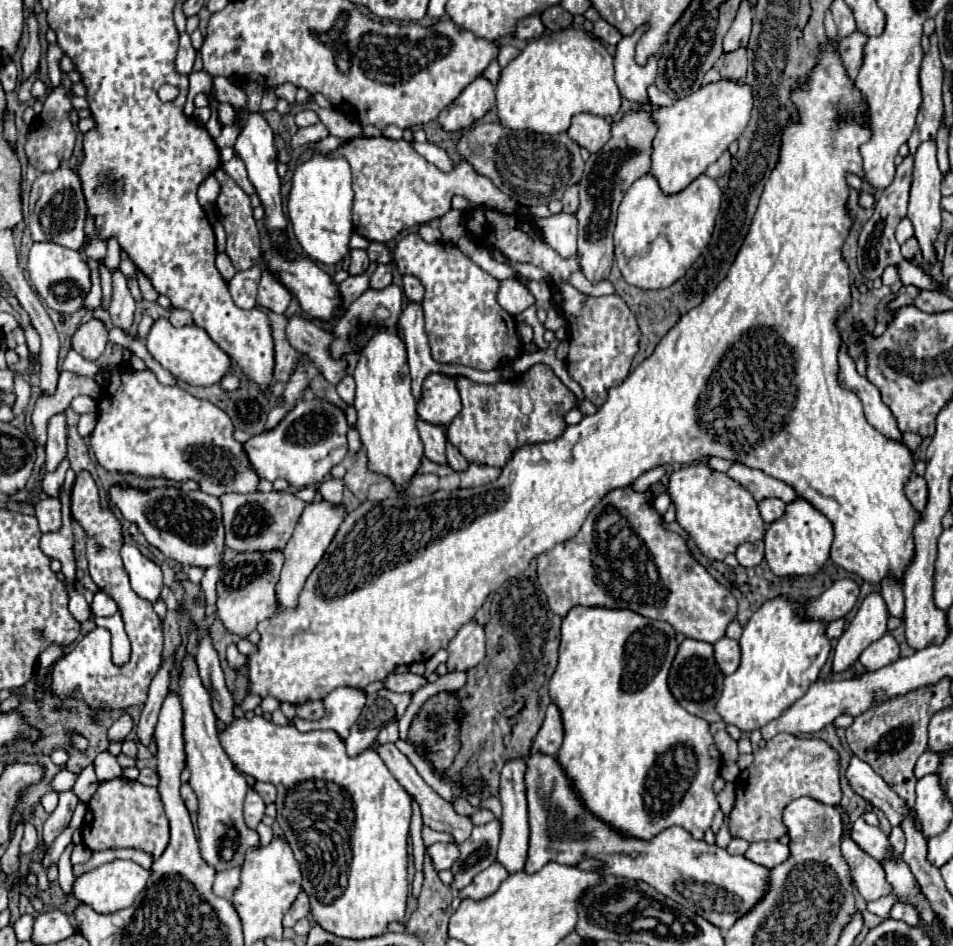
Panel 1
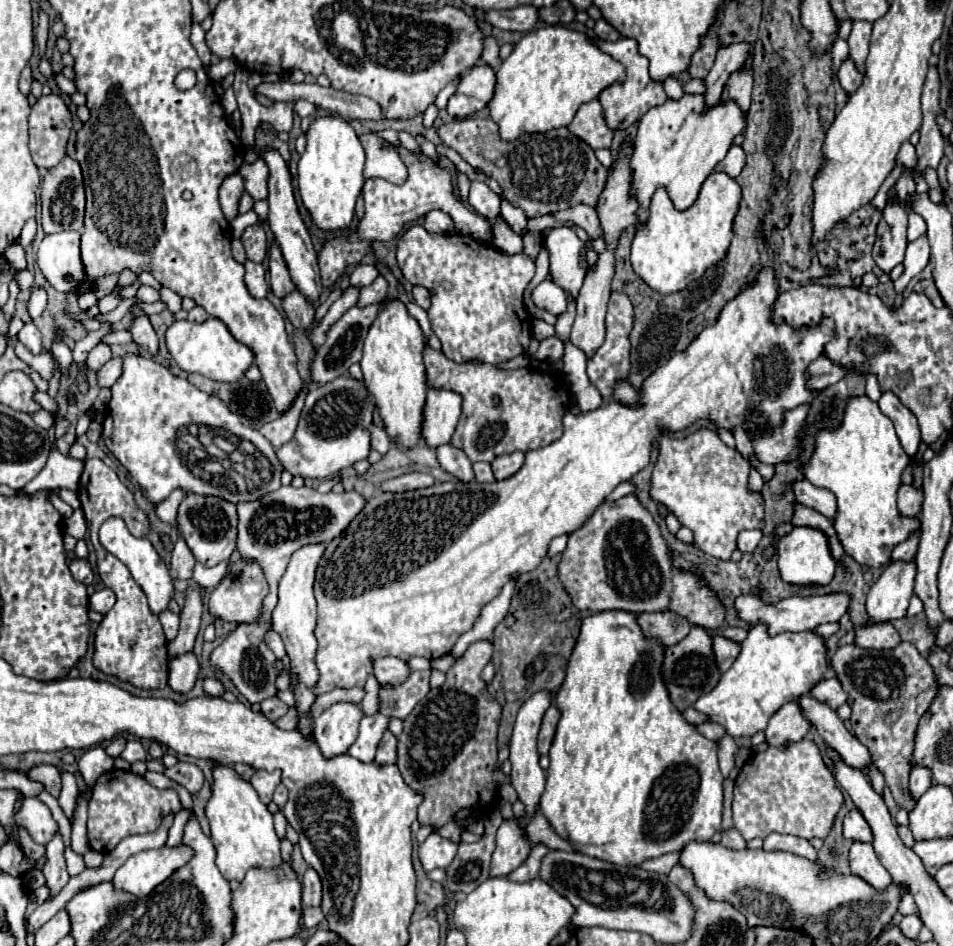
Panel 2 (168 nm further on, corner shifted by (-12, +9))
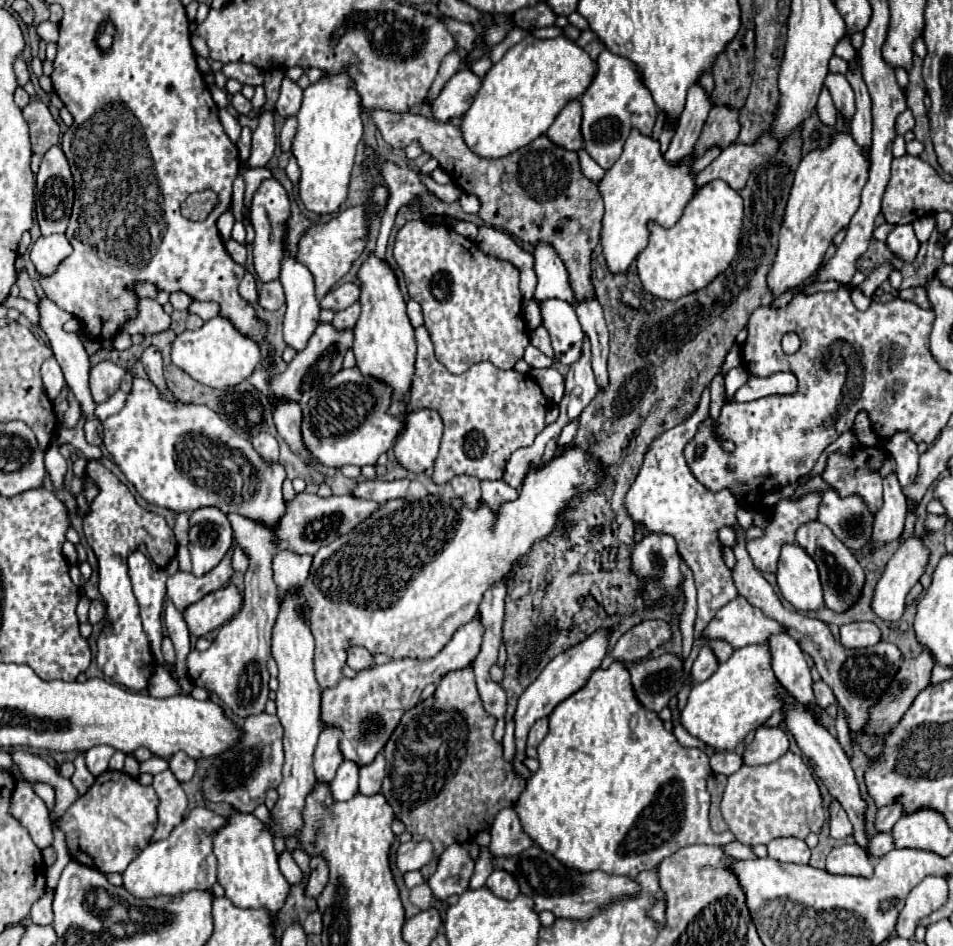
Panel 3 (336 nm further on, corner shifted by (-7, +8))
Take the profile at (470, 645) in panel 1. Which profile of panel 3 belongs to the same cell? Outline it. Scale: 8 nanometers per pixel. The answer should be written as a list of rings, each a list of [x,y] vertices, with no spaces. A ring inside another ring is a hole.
[[[471,667],[447,673],[435,695],[421,701],[415,709],[409,709],[399,723],[399,729],[385,745],[385,779],[381,793],[393,807],[395,819],[413,835],[413,841],[431,841],[433,857],[429,865],[421,867],[421,875],[429,879],[439,863],[439,855],[453,843],[467,843],[479,831],[489,831],[499,809],[513,807],[519,793],[525,789],[525,779],[515,773],[513,763],[503,759],[503,747],[493,739],[495,719],[485,713],[475,687],[475,675]]]

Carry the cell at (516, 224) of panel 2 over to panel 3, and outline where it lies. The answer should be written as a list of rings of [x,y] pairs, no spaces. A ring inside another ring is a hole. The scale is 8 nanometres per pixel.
[[[535,245],[535,275],[537,275],[537,287],[533,293],[533,299],[537,303],[547,299],[563,299],[571,303],[571,287],[567,285],[567,269],[559,257],[555,257],[555,251],[551,245]]]

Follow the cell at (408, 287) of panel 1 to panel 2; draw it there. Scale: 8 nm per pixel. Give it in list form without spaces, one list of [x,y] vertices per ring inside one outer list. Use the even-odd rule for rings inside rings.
[[[414,286],[412,294],[414,294],[414,302],[416,302],[418,306],[422,306],[424,310],[430,308],[430,290],[428,290],[428,288],[424,288],[424,286]]]

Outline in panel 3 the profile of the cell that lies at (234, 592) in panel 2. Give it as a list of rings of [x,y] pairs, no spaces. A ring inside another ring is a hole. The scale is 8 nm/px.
[[[227,585],[189,605],[183,611],[183,619],[191,635],[205,637],[213,629],[221,627],[227,619],[231,619],[241,609],[241,603],[243,597],[239,595],[239,591],[233,585]]]

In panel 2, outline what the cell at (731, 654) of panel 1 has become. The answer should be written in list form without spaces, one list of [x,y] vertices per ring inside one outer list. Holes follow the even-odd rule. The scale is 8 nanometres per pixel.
[[[720,634],[714,636],[716,662],[720,664],[720,670],[722,670],[722,672],[726,672],[726,670],[732,666],[732,662],[738,658],[740,650],[742,650],[742,644],[738,644],[738,642],[730,640],[730,638],[724,638],[724,636],[720,636]]]

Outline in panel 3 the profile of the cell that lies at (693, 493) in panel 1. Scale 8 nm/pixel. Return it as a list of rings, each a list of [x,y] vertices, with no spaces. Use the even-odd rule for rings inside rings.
[[[709,387],[703,391],[701,395],[701,401],[703,405],[699,405],[699,413],[695,413],[695,417],[691,417],[691,421],[685,421],[669,431],[665,431],[661,437],[657,437],[647,453],[645,453],[645,459],[643,459],[643,465],[637,473],[637,479],[635,483],[631,485],[631,489],[627,491],[623,503],[625,503],[625,511],[627,515],[631,517],[633,523],[637,525],[643,525],[649,533],[659,533],[659,535],[671,535],[675,537],[677,541],[677,547],[679,547],[679,553],[683,557],[683,561],[687,563],[687,567],[693,571],[693,577],[695,577],[695,585],[697,585],[697,621],[695,621],[695,645],[693,645],[693,651],[687,659],[687,663],[699,653],[699,649],[703,645],[699,645],[699,629],[703,629],[703,625],[707,625],[707,621],[711,621],[711,617],[715,617],[715,613],[729,601],[733,601],[737,597],[737,589],[731,581],[731,569],[723,563],[723,553],[721,553],[721,543],[717,539],[717,529],[723,527],[723,525],[733,525],[737,523],[735,519],[735,511],[737,511],[737,501],[735,497],[731,497],[731,493],[727,493],[727,489],[719,491],[719,493],[711,493],[709,489],[705,489],[689,471],[687,463],[685,463],[685,457],[683,457],[683,447],[687,445],[687,441],[691,441],[691,437],[697,433],[697,425],[709,417]]]

